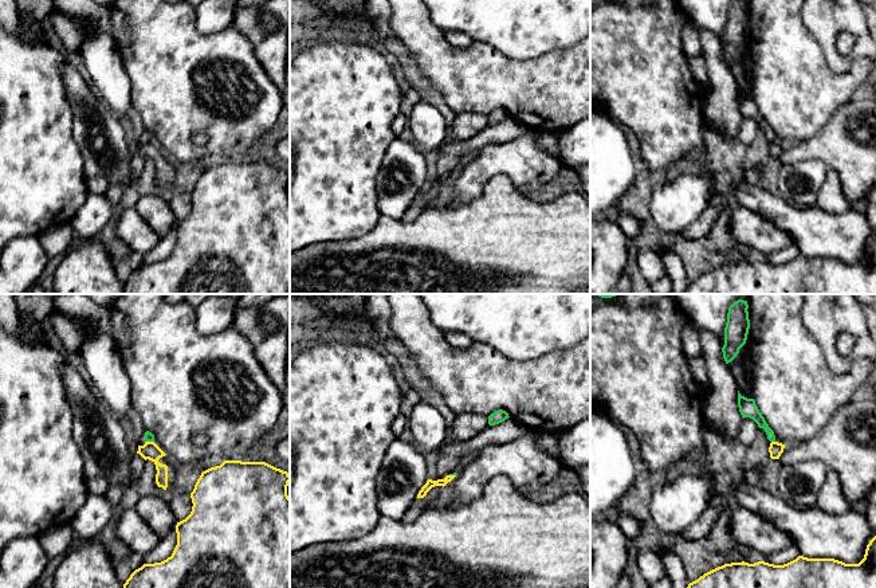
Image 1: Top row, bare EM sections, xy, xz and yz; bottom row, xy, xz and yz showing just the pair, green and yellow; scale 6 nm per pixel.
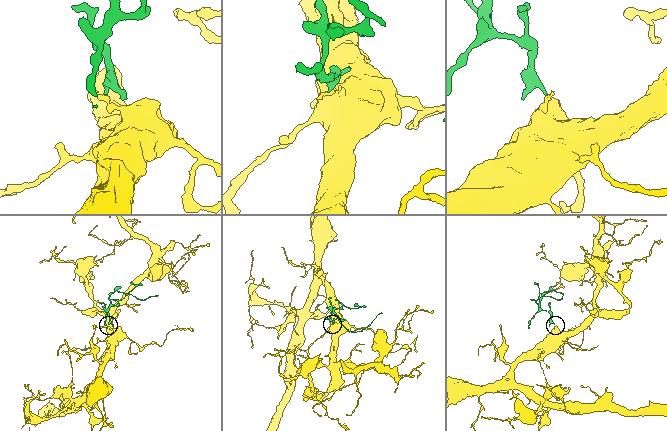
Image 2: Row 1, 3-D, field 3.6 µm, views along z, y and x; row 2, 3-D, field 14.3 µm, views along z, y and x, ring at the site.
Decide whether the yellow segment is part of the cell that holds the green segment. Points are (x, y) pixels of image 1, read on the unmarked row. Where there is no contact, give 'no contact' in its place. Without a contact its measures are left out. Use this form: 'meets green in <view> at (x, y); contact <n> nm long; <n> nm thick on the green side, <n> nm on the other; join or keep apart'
meets green in yz at (773, 140); contact 30 nm long; 110 nm thick on the green side, 90 nm on the other; keep apart

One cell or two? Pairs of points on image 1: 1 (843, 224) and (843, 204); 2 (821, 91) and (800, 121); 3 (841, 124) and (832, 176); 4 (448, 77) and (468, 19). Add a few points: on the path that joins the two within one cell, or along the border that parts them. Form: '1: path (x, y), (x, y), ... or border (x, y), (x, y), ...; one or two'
1: border (816, 204), (832, 212), (845, 212), (852, 207); two
2: path (814, 98), (800, 114); one
3: border (829, 167), (837, 173), (843, 193), (847, 198); two
4: border (474, 40), (488, 43), (502, 54); two

